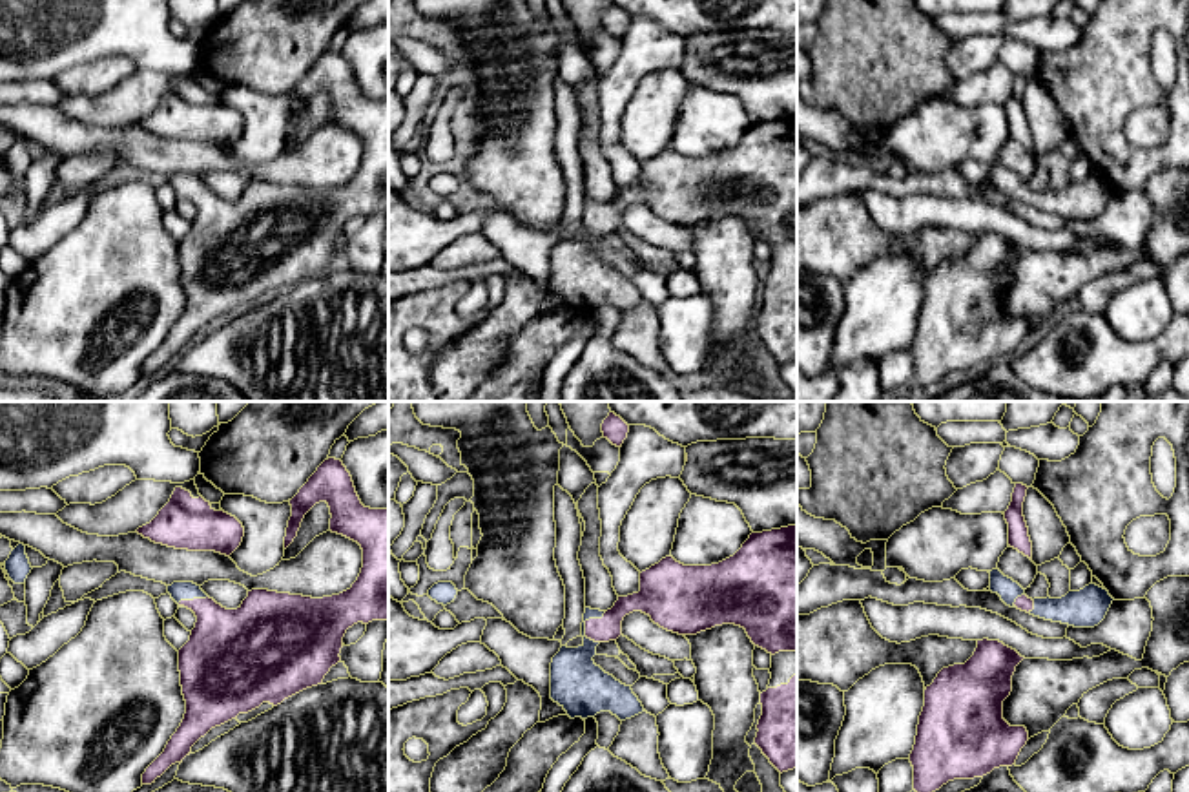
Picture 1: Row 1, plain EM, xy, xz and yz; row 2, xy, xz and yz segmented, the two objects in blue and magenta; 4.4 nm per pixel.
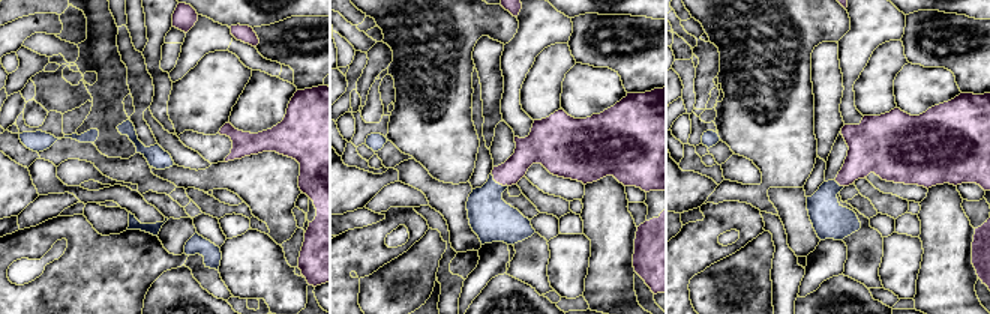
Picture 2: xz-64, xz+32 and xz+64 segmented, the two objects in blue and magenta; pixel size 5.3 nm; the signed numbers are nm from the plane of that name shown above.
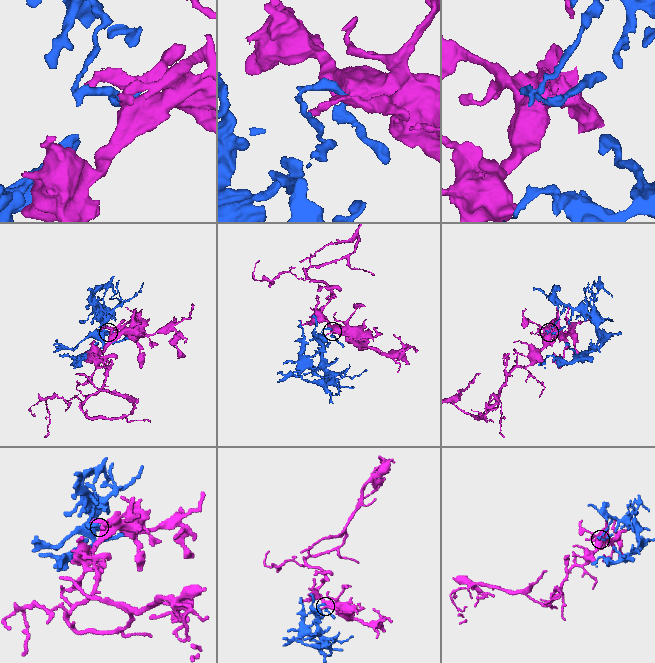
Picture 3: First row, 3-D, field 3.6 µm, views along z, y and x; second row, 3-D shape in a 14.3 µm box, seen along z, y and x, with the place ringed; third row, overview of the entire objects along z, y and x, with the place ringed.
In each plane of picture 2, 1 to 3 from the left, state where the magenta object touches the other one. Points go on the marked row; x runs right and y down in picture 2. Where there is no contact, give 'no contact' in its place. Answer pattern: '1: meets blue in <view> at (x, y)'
1: no contact
2: meets blue in xz+32 at (498, 184)
3: meets blue in xz+64 at (837, 184)

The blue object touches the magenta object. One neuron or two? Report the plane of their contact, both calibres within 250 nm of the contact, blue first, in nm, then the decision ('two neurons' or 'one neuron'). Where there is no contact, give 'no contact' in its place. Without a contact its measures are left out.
xz | 200/110 nm | two neurons

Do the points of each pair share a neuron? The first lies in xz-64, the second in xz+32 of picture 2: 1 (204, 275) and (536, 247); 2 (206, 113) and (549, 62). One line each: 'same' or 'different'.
1: same
2: same

